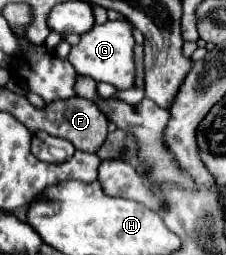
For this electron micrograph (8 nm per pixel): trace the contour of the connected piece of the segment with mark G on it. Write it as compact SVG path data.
M108 21L104 25L94 25L92 31L84 33L80 43L70 49L68 61L72 63L72 67L76 69L78 75L86 75L86 77L92 77L94 81L110 83L116 89L128 89L135 84L132 51L134 51L132 25L126 21Z

